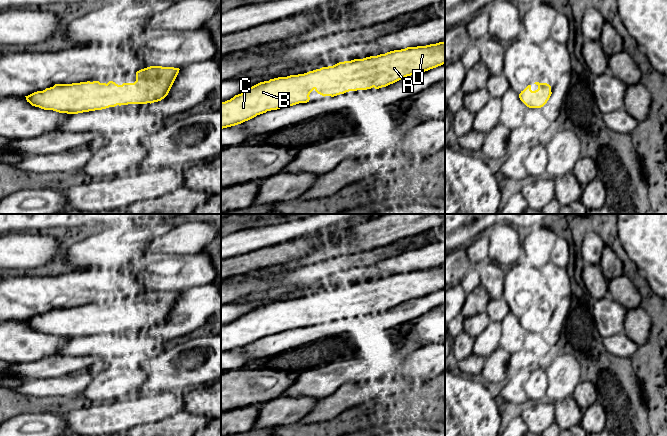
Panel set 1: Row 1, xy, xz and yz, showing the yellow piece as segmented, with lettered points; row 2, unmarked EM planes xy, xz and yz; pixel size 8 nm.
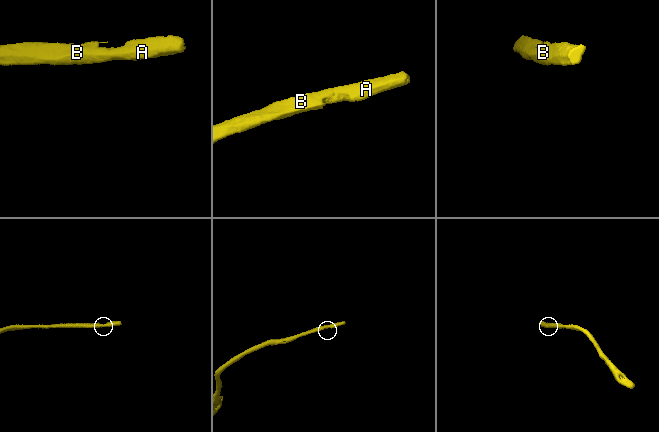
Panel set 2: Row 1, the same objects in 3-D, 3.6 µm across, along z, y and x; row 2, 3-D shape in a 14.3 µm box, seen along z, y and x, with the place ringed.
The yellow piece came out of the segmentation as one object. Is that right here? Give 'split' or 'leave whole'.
leave whole

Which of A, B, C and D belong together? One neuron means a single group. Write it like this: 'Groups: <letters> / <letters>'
Groups: A B C D

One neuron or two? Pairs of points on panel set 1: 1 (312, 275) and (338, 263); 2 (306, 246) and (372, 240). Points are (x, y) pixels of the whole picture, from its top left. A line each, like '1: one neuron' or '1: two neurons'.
1: one neuron
2: two neurons

